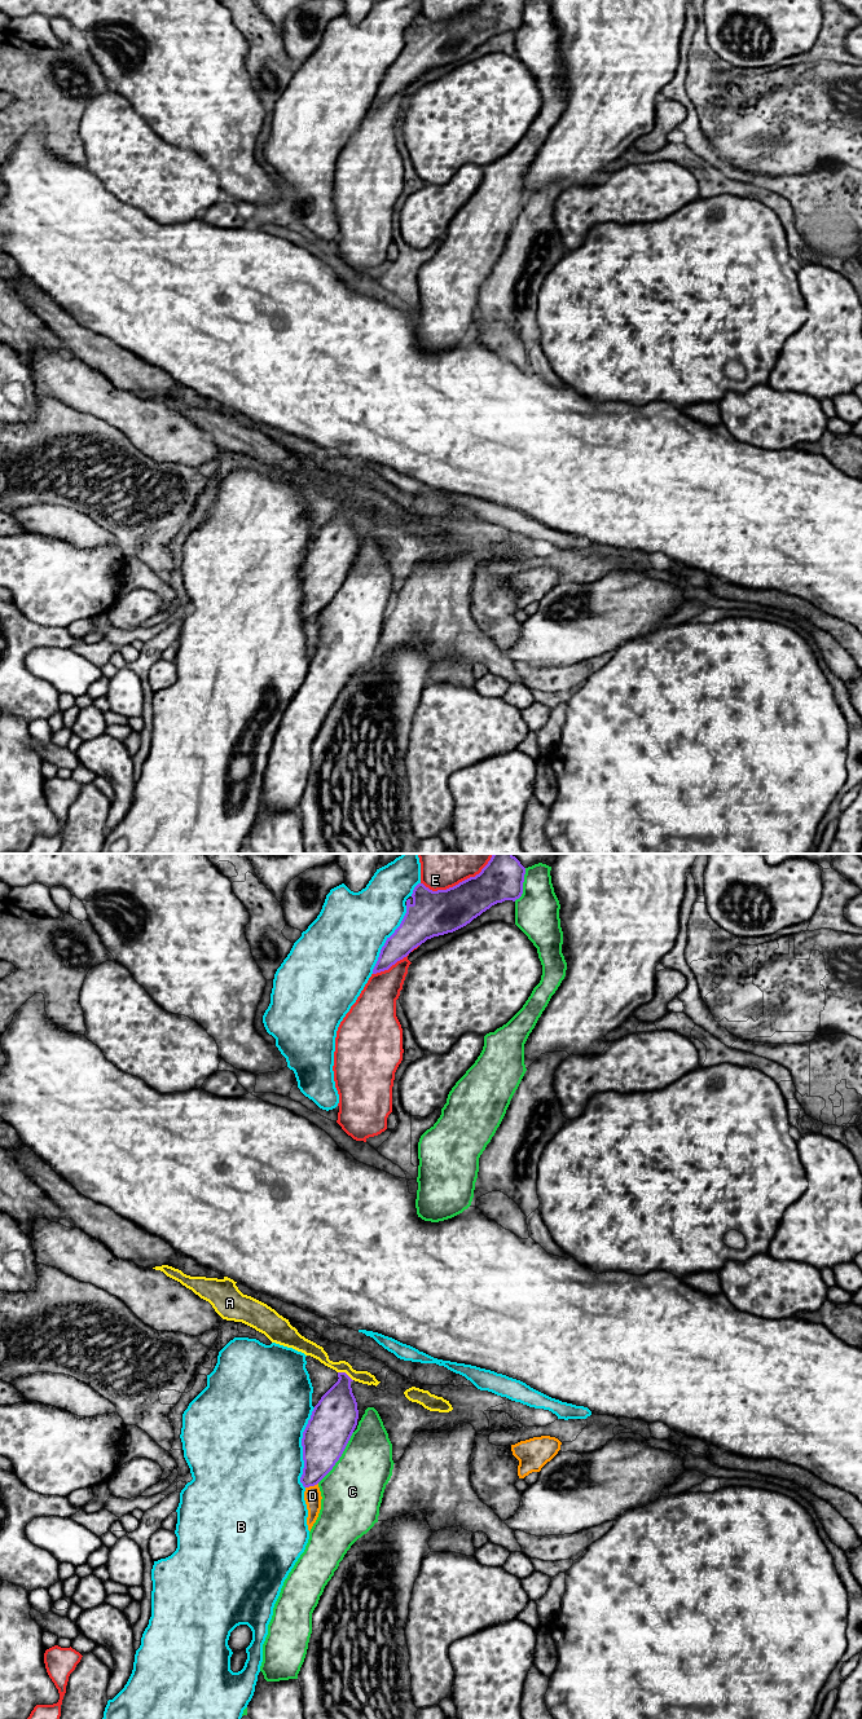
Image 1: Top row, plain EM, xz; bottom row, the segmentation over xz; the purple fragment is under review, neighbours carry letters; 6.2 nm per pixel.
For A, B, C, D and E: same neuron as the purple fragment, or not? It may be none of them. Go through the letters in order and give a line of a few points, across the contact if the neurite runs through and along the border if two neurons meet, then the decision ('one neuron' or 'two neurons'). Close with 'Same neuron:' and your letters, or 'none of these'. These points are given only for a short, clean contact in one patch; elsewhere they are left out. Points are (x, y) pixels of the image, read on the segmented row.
A: line xz (338, 1371), (343, 1371), (352, 1380); two neurons
B: two neurons
C: two neurons
D: two neurons
E: two neurons
Same neuron: none of these

